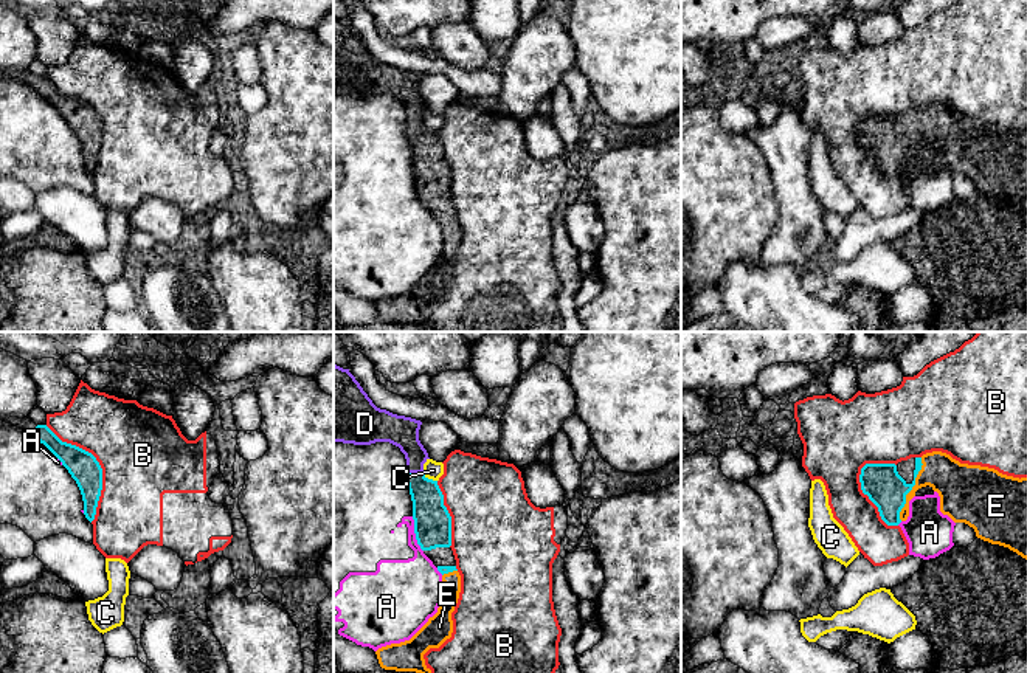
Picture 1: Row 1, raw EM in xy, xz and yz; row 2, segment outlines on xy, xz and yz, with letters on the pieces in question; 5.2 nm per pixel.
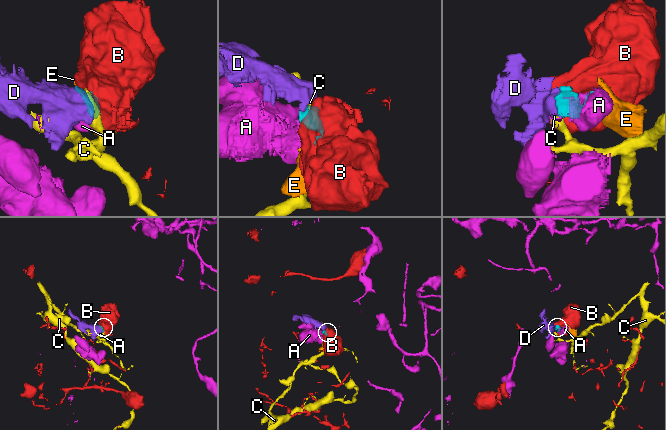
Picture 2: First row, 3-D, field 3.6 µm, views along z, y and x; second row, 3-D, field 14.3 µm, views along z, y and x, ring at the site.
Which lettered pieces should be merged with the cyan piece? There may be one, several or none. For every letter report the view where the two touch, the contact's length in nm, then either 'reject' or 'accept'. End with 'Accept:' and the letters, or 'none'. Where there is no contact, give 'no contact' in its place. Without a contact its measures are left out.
A: xz | 190 nm | reject
B: xy | 550 nm | reject
C: xz | 90 nm | reject
D: xz | 80 nm | accept
E: yz | 340 nm | accept
Accept: D, E

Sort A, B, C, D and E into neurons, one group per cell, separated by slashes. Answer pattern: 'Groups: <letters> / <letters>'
Groups: A / B / C / D E

